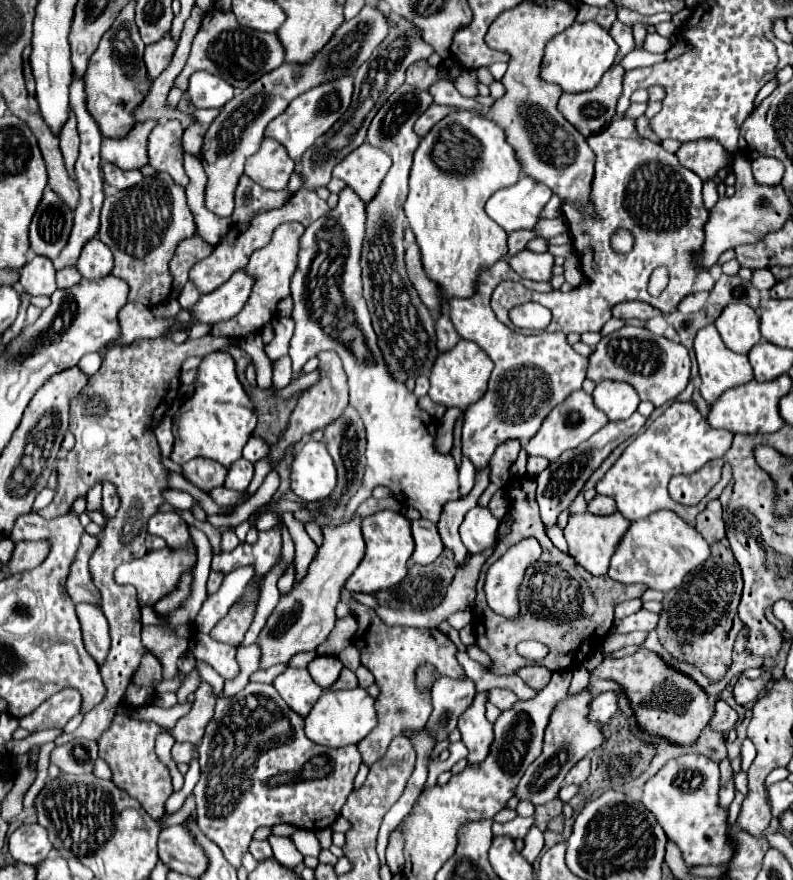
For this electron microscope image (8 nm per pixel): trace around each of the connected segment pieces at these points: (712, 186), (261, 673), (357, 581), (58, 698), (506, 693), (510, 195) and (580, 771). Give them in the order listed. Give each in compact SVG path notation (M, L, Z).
M709 180L705 186L703 186L703 200L705 200L705 208L711 212L715 200L719 200L717 196L717 184L713 180Z
M278 664L270 667L268 670L258 670L251 675L250 681L272 684L273 680L284 672L286 668L286 664Z
M383 510L373 516L367 516L363 520L363 536L365 536L365 544L367 544L365 558L361 560L361 564L357 566L353 576L347 580L345 588L351 592L373 594L373 592L391 588L397 582L401 582L401 578L405 578L405 574L407 574L407 560L411 558L413 546L415 546L413 538L411 538L411 522L399 512Z
M59 690L49 696L33 714L19 720L21 728L29 732L47 728L65 728L65 724L81 712L81 694L77 690Z
M493 688L493 690L489 692L489 702L491 702L491 704L495 704L501 712L503 712L503 710L513 708L513 704L515 704L517 700L519 700L519 698L517 698L517 696L515 696L515 692L511 692L511 690Z
M521 176L517 184L497 190L487 200L485 210L509 234L515 230L533 228L551 194L553 192L545 184L529 176Z
M583 758L567 772L565 784L581 784L587 780L587 776L589 776L589 758Z

